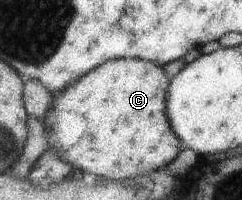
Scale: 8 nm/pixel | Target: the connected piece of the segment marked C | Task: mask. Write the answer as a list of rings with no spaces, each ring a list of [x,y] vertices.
[[[119,58],[104,61],[63,88],[53,99],[43,123],[46,126],[49,149],[71,167],[93,173],[99,179],[124,180],[153,169],[165,168],[183,148],[180,139],[172,130],[166,114],[166,89],[170,80],[163,67],[149,60]]]

